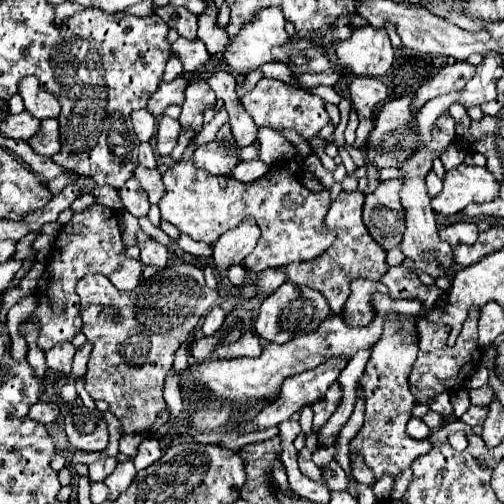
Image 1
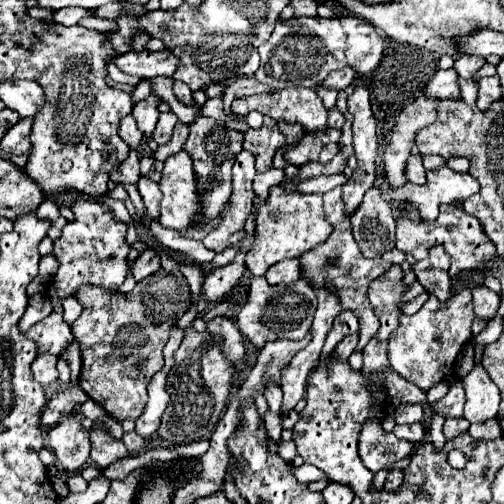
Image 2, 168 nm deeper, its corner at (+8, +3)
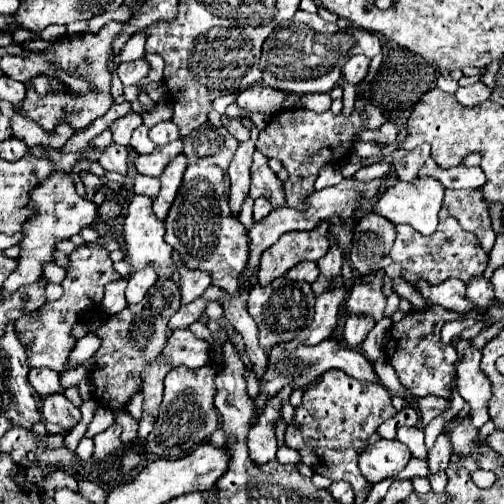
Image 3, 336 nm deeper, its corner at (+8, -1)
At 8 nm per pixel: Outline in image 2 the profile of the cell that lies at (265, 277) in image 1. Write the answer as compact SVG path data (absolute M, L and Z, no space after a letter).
M292 258L292 260L282 260L276 266L272 266L266 272L266 280L268 284L294 284L296 280L300 280L302 276L302 268L300 268L300 260Z

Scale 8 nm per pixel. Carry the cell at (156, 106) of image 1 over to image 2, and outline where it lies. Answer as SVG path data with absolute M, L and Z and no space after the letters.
M150 94L148 98L140 100L140 102L134 106L134 110L132 110L132 116L136 118L138 128L142 130L144 140L146 140L146 144L150 146L150 150L152 150L152 152L156 151L158 148L158 144L152 140L152 132L154 132L154 126L156 126L158 114L160 114L160 112L156 110L158 102L160 102L160 98Z

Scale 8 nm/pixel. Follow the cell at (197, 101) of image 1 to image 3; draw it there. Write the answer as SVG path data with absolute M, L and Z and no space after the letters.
M182 138L172 142L172 144L166 144L166 146L158 146L154 152L150 154L142 154L136 158L136 170L140 174L146 174L146 176L160 176L164 172L164 168L170 164L172 158L176 158L184 148L184 142Z

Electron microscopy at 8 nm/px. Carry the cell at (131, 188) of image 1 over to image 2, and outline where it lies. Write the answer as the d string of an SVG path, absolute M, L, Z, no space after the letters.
M130 148L128 160L124 160L124 164L120 164L120 168L116 168L116 172L112 172L112 180L118 182L118 184L124 184L124 182L136 184L138 178L140 178L138 152L136 152L136 148Z

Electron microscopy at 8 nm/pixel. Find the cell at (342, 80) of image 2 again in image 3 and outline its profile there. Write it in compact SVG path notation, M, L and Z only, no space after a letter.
M352 56L352 58L344 64L344 68L342 68L344 80L346 80L348 84L352 84L352 86L358 84L358 82L366 76L368 64L370 64L370 60L368 60L366 56Z

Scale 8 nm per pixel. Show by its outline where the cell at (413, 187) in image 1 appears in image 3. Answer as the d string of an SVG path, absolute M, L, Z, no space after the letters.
M426 280L416 282L416 290L422 294L426 304L440 304L452 312L468 314L472 310L472 304L468 304L466 298L466 284L462 280L446 280L442 284L428 284Z

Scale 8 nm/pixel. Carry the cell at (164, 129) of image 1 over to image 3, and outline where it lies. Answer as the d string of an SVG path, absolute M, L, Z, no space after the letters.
M166 120L166 122L160 122L156 124L154 128L150 128L150 138L158 144L158 146L164 146L168 142L174 142L180 138L180 132L176 128L176 124L172 124L172 120Z

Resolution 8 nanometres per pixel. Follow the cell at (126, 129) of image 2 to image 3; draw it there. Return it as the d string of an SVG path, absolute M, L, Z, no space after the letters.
M128 112L126 116L118 118L114 124L112 124L112 134L114 134L114 142L116 144L122 144L122 146L128 146L130 144L130 136L132 132L142 124L142 116L136 114L136 112Z

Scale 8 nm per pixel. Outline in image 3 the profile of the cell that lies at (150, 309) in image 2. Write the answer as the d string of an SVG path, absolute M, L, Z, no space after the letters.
M158 280L142 302L126 306L122 312L108 316L98 328L100 348L96 350L90 382L94 386L92 398L98 406L108 410L124 410L134 394L142 390L142 372L154 362L168 342L168 320L180 308L180 288L174 280Z

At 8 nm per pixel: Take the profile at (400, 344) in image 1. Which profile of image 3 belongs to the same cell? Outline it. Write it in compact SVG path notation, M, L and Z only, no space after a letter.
M378 440L360 454L362 476L376 484L388 476L396 476L410 460L408 448L396 440Z

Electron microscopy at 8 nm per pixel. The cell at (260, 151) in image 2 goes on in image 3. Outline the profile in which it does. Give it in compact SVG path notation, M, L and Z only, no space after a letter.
M256 150L250 172L252 172L252 184L250 184L250 196L252 198L266 196L266 198L270 198L274 208L286 204L284 192L282 192L282 182L276 176L276 172L268 168L268 156L264 156L262 152Z

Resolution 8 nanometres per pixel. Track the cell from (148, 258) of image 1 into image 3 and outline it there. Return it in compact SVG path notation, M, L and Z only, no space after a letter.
M146 266L138 272L134 272L130 278L128 278L128 288L126 288L126 300L128 304L136 304L144 298L144 294L148 292L148 288L158 280L158 274L154 268Z

